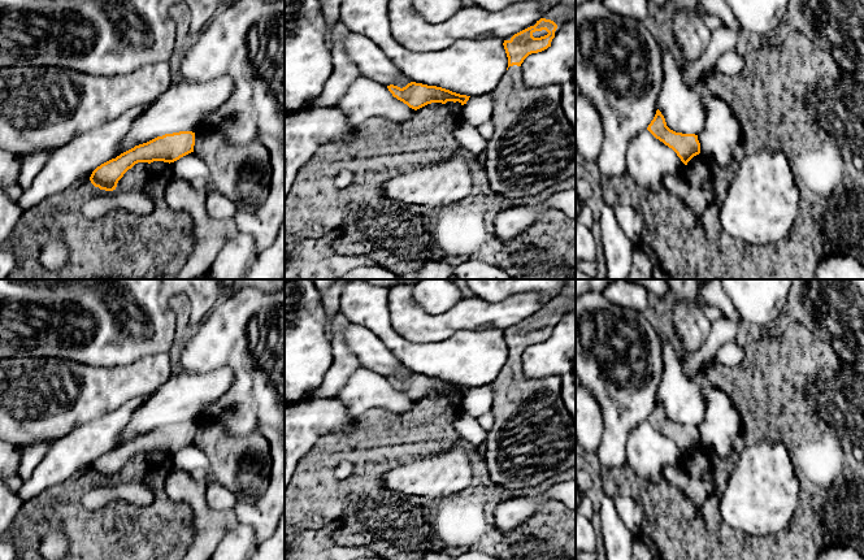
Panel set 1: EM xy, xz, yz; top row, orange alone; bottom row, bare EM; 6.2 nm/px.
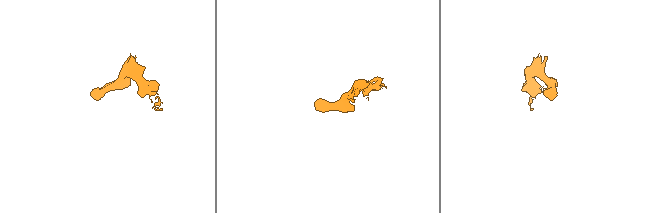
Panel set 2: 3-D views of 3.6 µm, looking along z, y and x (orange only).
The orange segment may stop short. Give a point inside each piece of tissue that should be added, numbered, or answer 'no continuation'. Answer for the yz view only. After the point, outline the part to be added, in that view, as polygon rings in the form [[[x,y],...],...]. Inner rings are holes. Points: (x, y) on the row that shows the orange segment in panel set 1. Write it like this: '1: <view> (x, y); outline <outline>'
no continuation

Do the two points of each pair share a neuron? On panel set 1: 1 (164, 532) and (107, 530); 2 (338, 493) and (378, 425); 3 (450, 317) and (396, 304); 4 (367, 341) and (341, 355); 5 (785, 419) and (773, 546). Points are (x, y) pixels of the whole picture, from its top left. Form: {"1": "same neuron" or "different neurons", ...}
{"1": "same neuron", "2": "same neuron", "3": "same neuron", "4": "different neurons", "5": "same neuron"}

